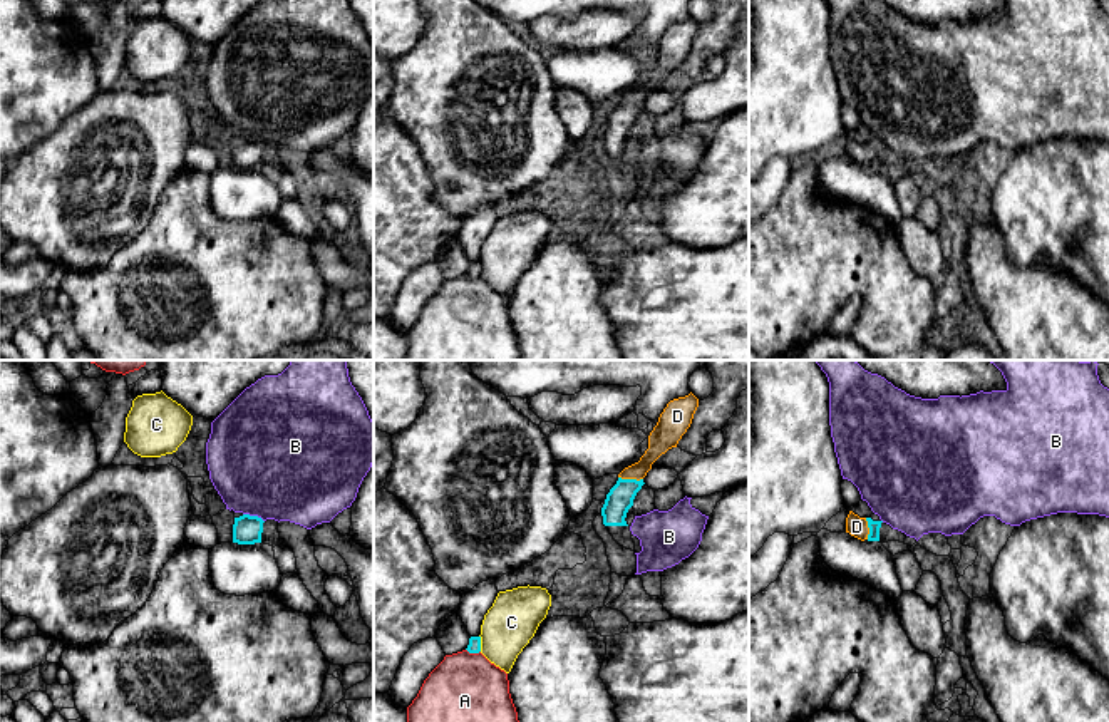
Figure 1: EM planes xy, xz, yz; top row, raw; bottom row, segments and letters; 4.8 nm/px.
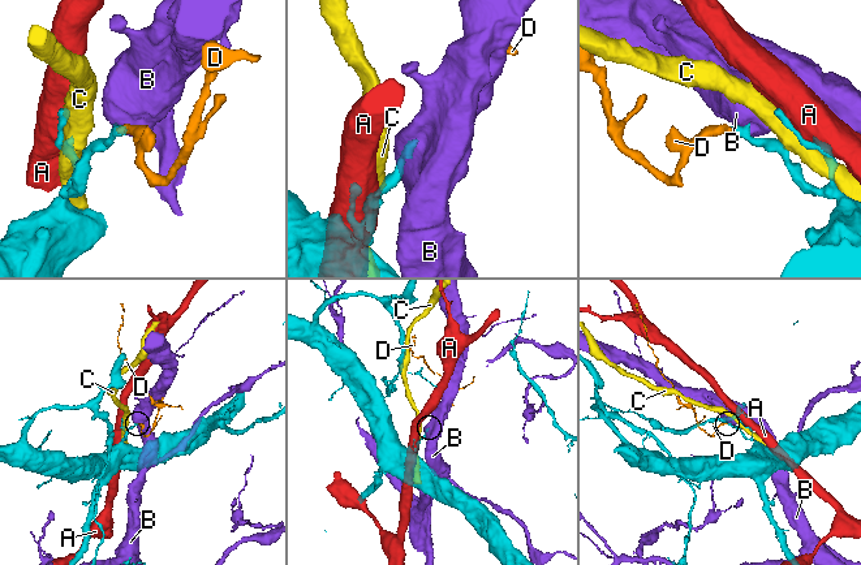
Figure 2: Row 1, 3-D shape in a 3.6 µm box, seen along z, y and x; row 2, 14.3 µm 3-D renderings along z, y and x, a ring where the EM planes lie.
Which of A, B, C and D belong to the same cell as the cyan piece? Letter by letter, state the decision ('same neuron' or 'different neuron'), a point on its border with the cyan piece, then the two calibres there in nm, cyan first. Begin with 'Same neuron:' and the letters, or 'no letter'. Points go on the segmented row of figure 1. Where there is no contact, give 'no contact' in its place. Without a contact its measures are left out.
Same neuron: D
A: different neuron; meets cyan in xz at (473, 652); 60 nm thick on the cyan side, 340 nm on the other
B: different neuron; meets cyan in xy at (253, 516); 140 nm thick on the cyan side, 480 nm on the other
C: different neuron; meets cyan in xz at (479, 644); 60 nm thick on the cyan side, 240 nm on the other
D: same neuron; meets cyan in xz at (630, 479); 130 nm thick on the cyan side, 120 nm on the other

